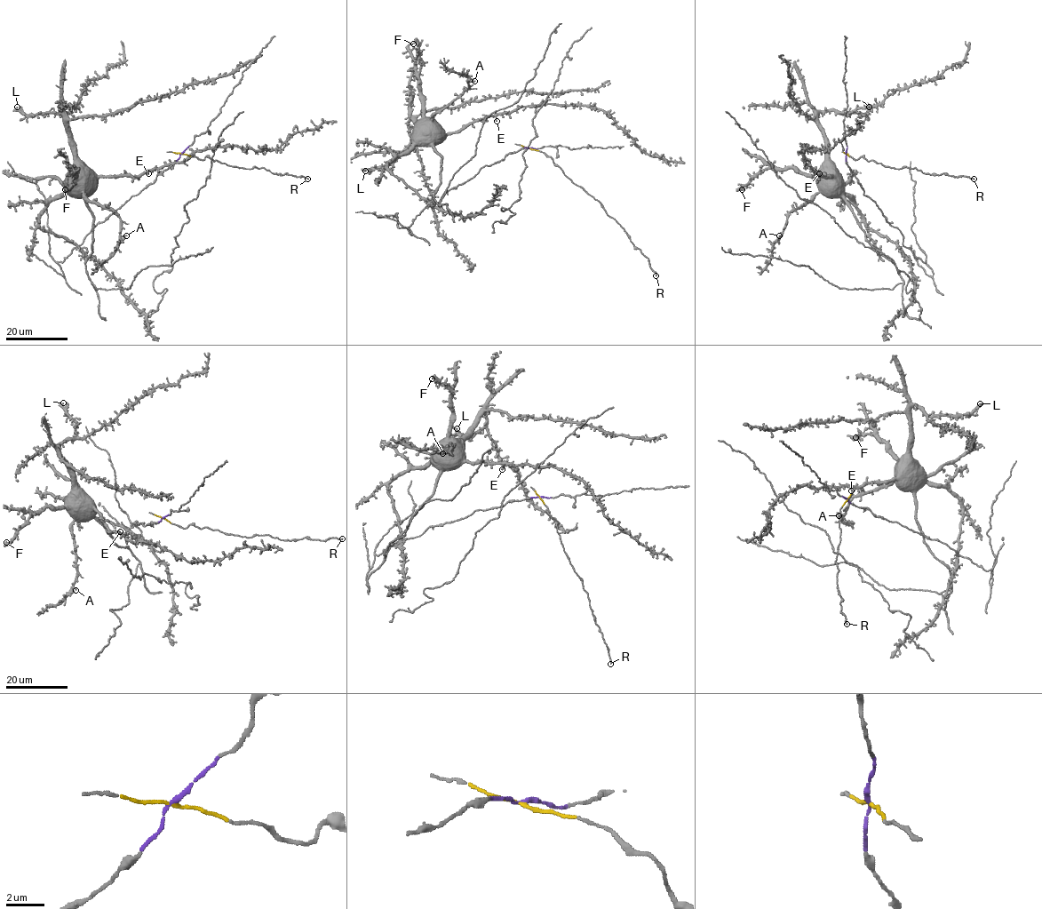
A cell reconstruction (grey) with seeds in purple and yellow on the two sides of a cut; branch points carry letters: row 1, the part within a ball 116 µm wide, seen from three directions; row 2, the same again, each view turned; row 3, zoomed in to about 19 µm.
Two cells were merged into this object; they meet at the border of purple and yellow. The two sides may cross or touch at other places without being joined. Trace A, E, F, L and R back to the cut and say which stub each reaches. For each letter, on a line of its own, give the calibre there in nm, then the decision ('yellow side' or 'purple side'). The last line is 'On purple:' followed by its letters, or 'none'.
A: 180 nm thick; purple side
E: 240 nm thick; purple side
F: 300 nm thick; purple side
L: 190 nm thick; purple side
R: 200 nm thick; yellow side
On purple: A, E, F, L

